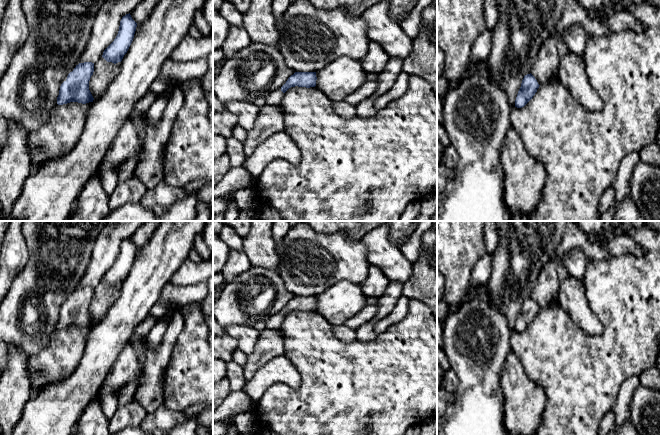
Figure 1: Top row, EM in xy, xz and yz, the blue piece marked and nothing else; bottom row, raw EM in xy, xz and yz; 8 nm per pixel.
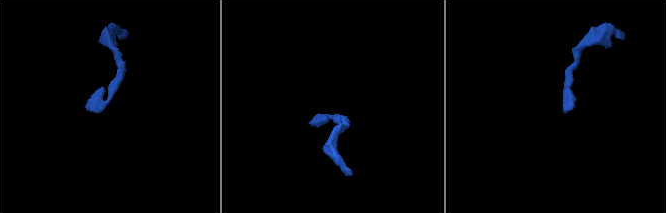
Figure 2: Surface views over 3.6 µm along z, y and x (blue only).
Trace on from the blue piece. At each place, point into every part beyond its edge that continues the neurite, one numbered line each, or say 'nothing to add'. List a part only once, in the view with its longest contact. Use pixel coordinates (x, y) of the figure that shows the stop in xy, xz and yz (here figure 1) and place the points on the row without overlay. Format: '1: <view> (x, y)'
1: xz (274, 322)

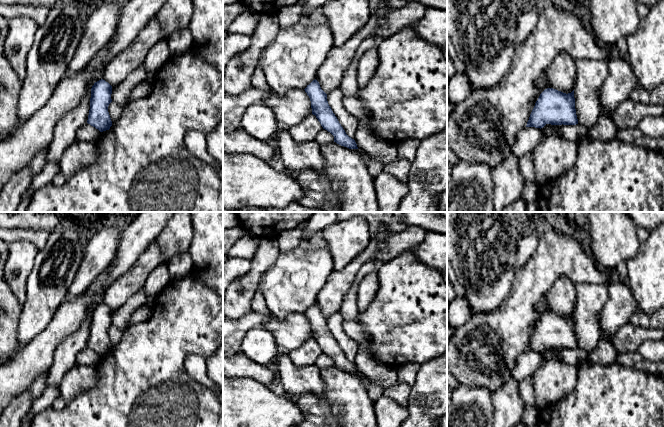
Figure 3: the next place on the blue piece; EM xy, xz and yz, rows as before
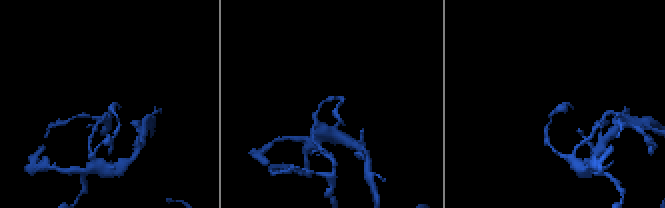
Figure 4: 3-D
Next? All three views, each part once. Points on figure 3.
nothing to add

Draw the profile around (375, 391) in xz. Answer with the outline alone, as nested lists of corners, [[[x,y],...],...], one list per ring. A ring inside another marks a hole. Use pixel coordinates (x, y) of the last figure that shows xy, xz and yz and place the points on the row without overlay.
[[[366,380],[366,389],[373,403],[383,395],[383,391],[384,391],[384,388],[375,384],[370,380]]]

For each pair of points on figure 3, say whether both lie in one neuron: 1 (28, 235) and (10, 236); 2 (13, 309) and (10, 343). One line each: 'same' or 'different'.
1: same
2: same

